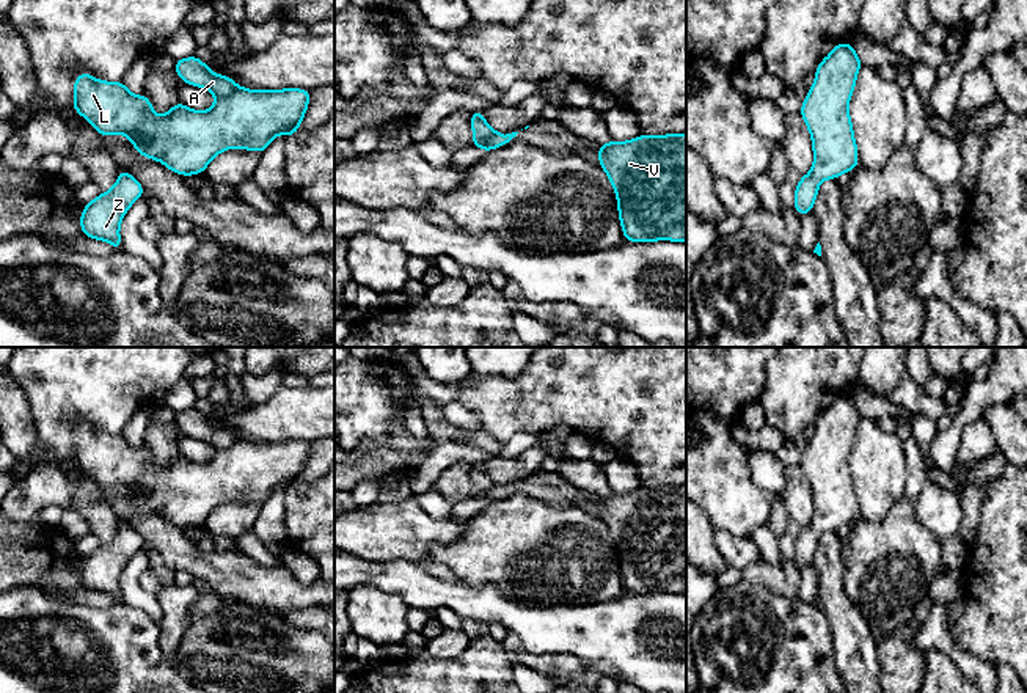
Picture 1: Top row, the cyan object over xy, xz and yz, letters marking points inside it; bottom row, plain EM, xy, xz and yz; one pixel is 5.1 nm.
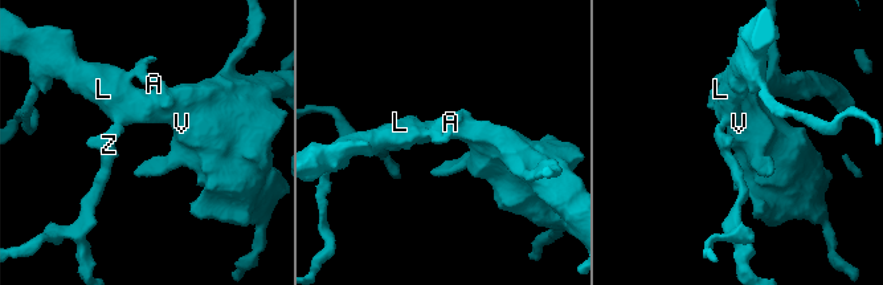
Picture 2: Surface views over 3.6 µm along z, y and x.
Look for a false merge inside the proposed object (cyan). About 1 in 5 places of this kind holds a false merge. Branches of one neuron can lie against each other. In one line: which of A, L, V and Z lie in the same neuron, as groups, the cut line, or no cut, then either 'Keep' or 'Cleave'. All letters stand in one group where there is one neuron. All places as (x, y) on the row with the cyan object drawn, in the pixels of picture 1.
Groups: A L V Z. No split. Keep

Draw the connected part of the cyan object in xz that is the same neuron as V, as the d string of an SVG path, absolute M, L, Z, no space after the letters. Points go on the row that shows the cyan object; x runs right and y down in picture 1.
M686 134L598 143L598 160L616 190L625 242L686 242Z

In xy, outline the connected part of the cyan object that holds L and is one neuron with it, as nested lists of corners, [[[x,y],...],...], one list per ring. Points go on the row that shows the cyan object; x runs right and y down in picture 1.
[[[196,55],[176,60],[174,69],[184,83],[212,91],[215,104],[206,112],[198,112],[176,102],[168,113],[157,116],[144,93],[133,96],[122,80],[102,82],[82,72],[74,82],[72,107],[99,135],[124,134],[138,154],[160,160],[177,174],[190,176],[203,174],[209,162],[226,149],[242,148],[261,154],[278,134],[294,135],[311,99],[311,91],[300,88],[264,91],[242,88],[231,77],[212,72]]]

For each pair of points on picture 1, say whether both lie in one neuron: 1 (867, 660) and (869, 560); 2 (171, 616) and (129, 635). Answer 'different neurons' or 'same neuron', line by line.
1: different neurons
2: different neurons

